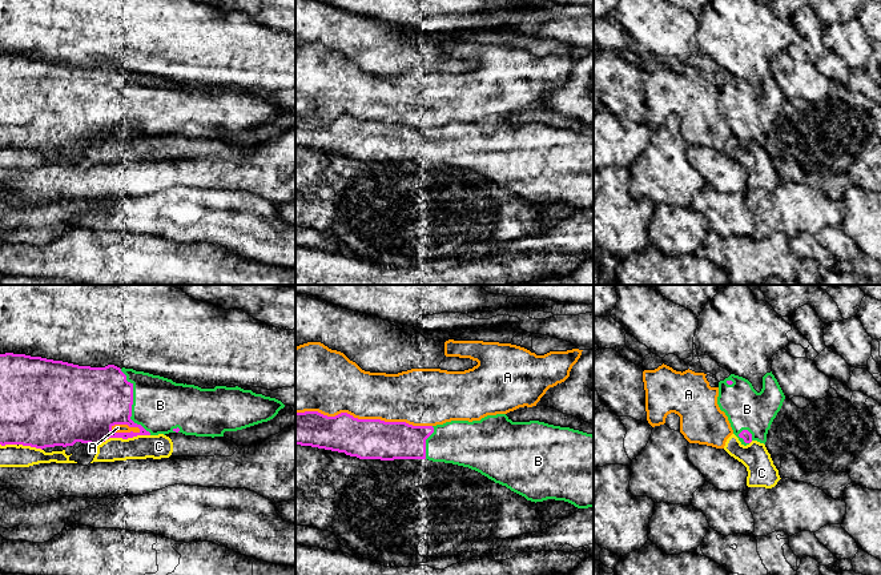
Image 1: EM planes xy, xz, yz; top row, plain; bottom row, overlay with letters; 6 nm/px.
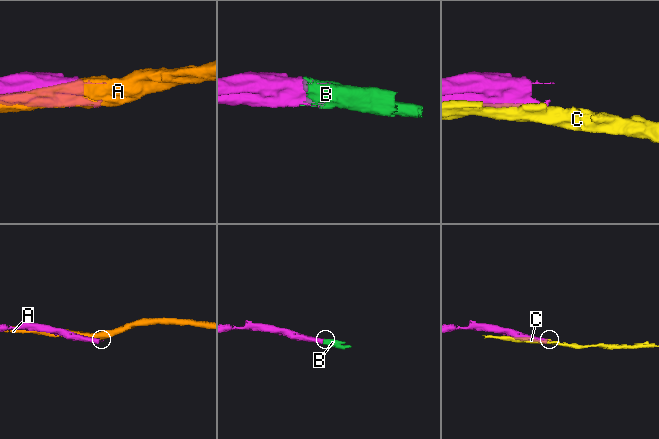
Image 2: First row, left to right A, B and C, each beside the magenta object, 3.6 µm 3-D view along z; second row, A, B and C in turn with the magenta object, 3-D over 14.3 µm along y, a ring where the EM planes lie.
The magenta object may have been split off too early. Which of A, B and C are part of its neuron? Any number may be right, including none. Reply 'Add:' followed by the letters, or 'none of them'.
Add: B

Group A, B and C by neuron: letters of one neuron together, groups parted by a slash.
A / B / C

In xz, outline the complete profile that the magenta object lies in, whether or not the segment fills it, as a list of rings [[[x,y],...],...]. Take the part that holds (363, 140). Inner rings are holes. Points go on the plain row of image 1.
[[[318,113],[295,114],[295,146],[345,154],[359,161],[429,161],[468,169],[506,188],[531,204],[564,202],[578,210],[594,209],[594,137],[539,122],[512,124],[506,116],[480,122],[451,122],[437,128],[413,128],[406,124],[358,121],[347,114],[327,118]]]

